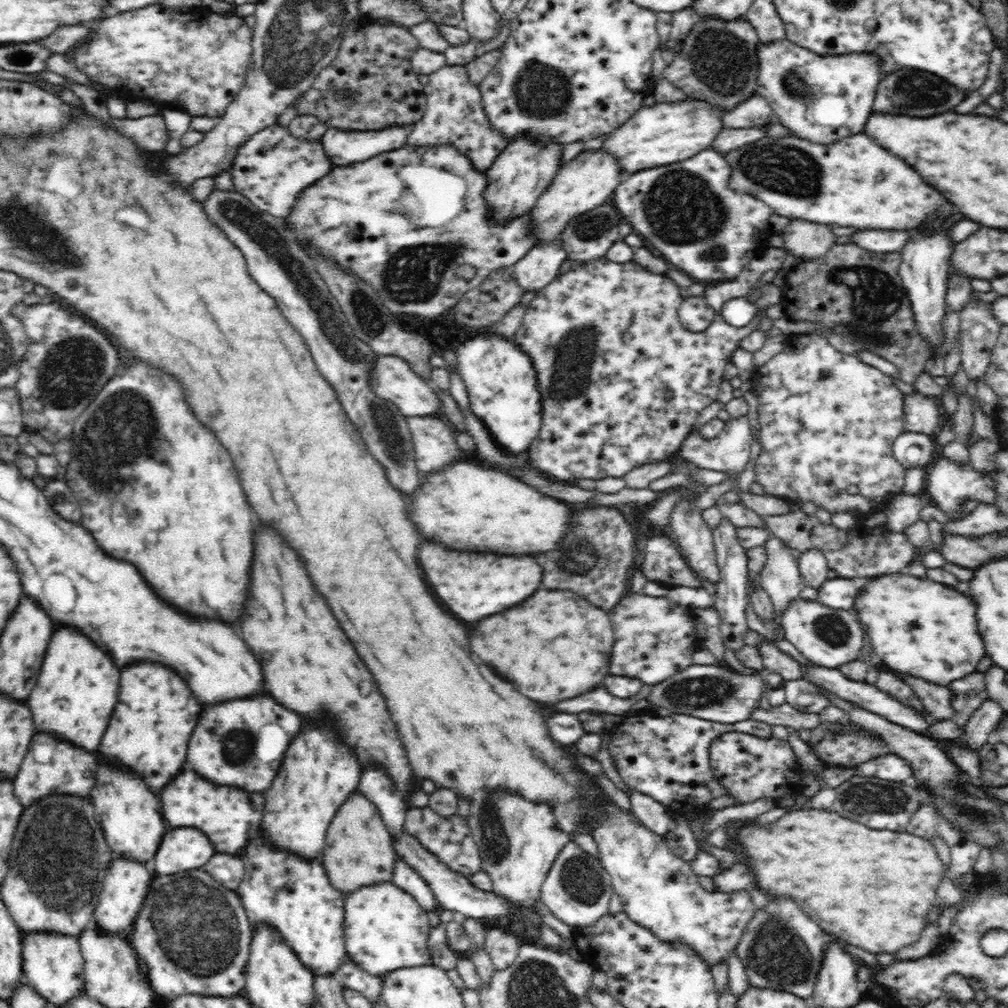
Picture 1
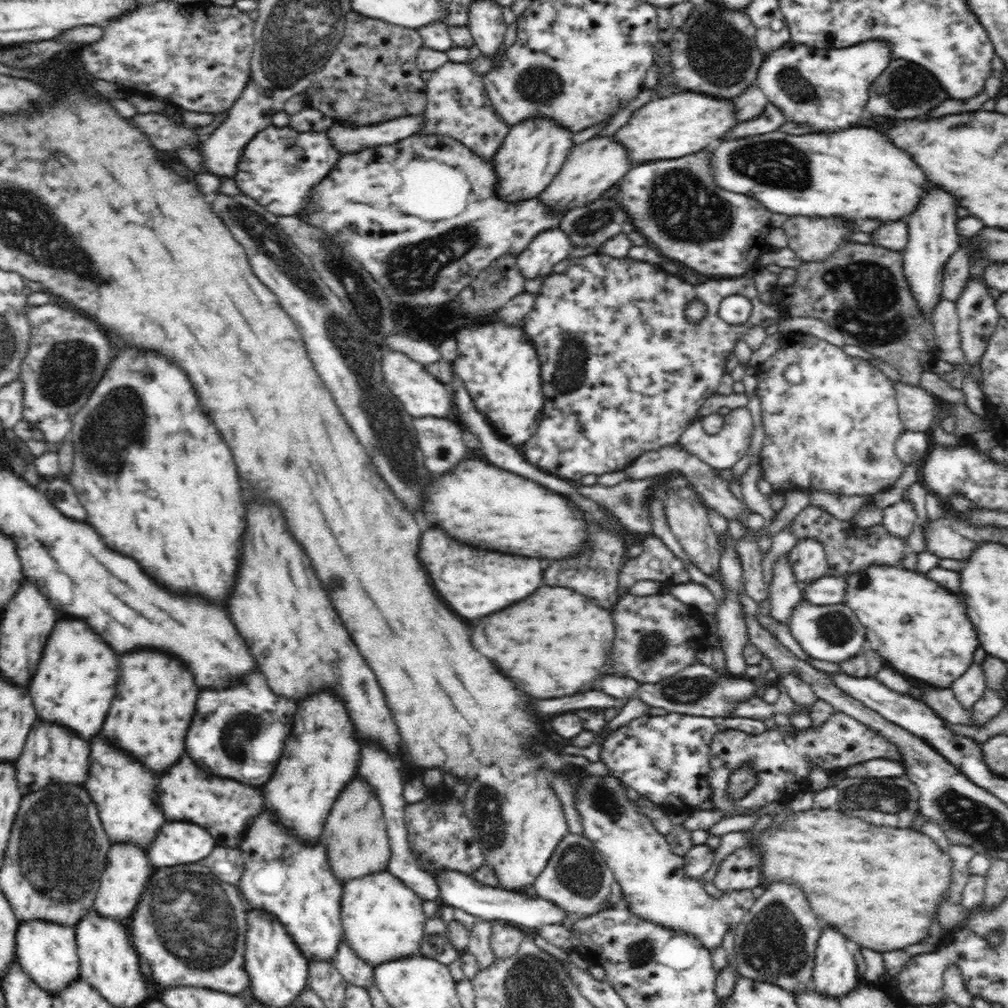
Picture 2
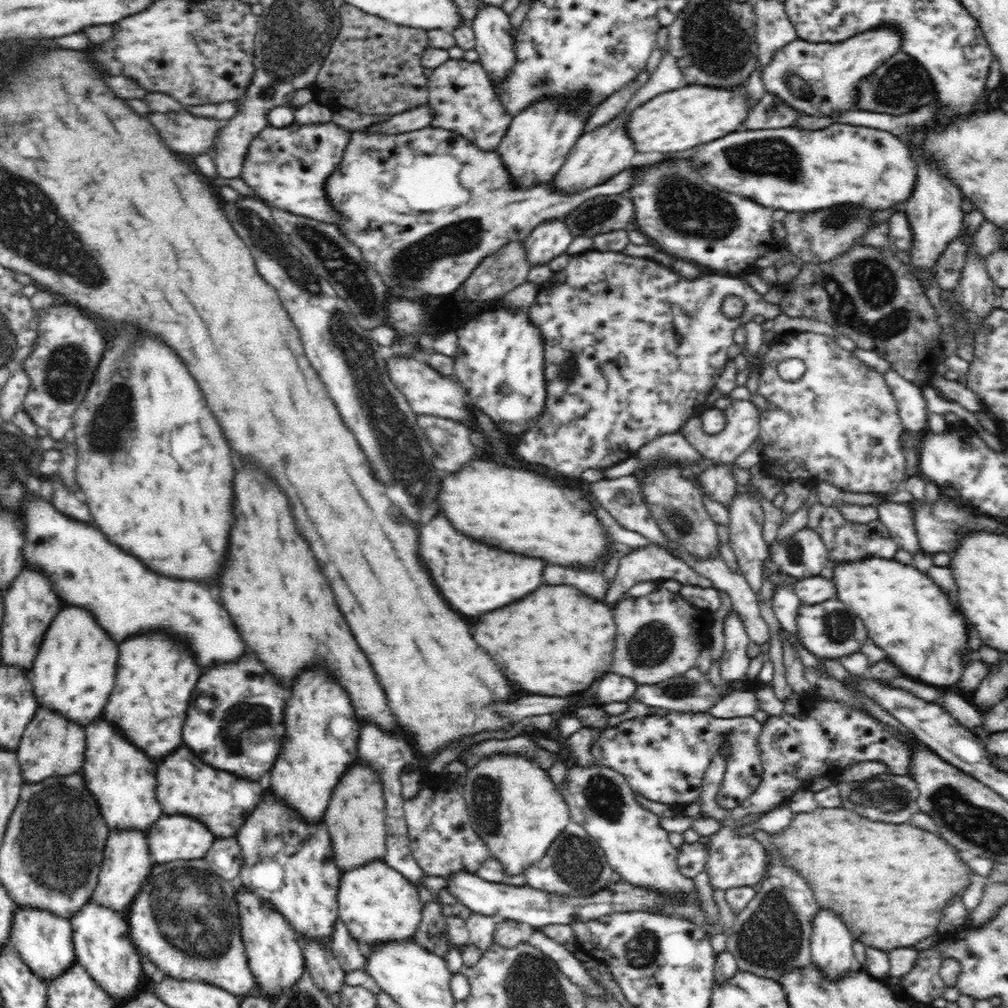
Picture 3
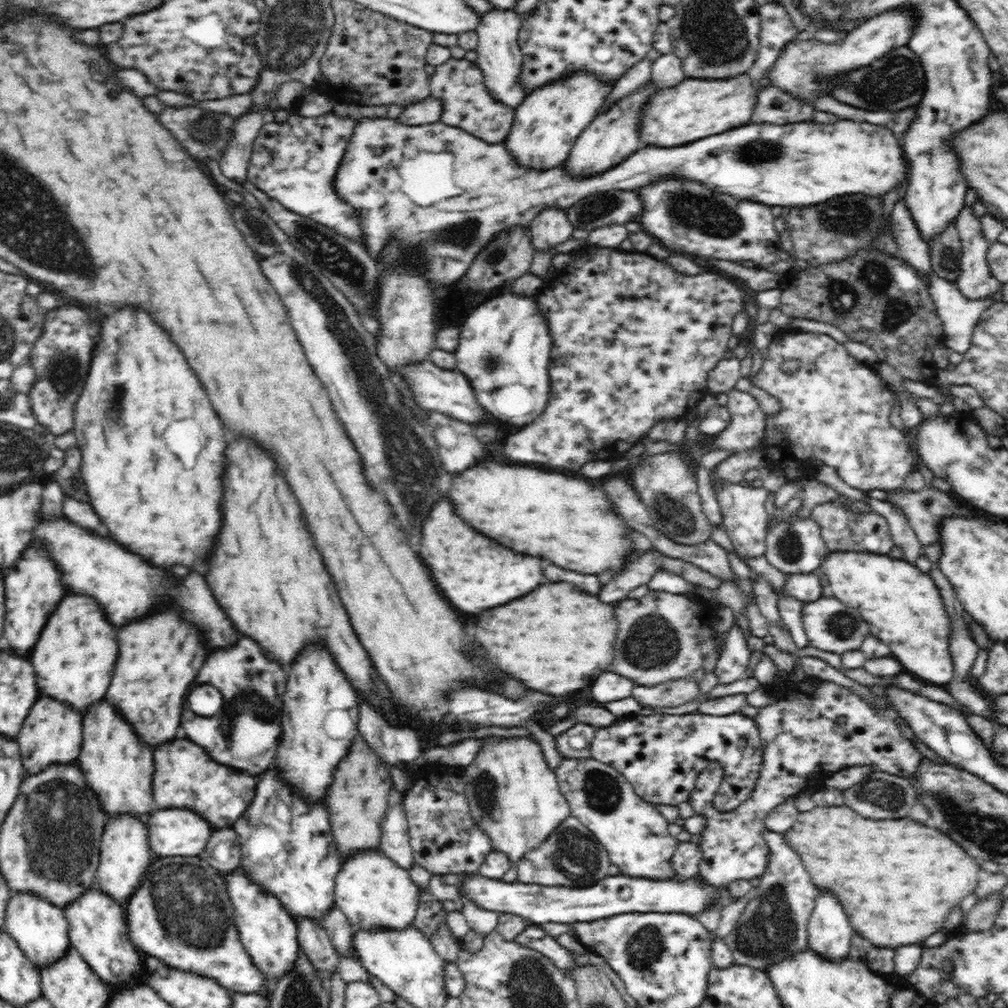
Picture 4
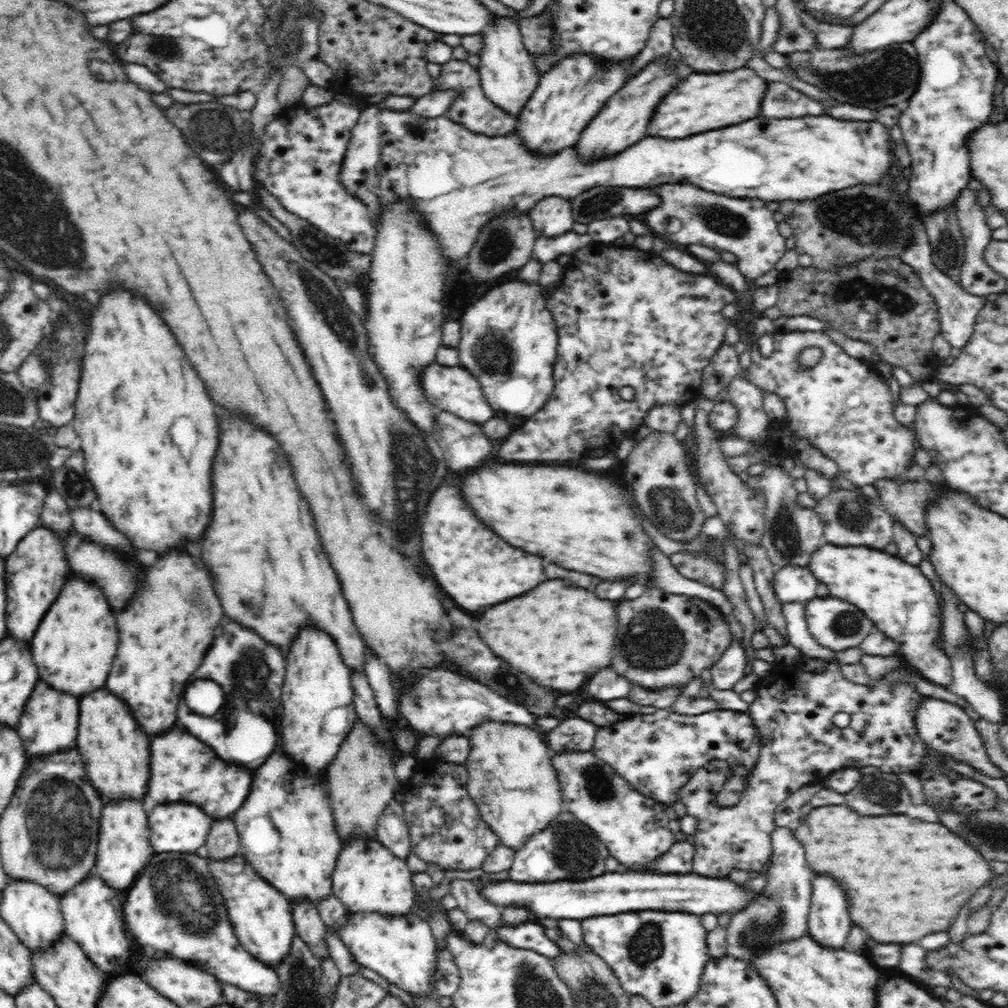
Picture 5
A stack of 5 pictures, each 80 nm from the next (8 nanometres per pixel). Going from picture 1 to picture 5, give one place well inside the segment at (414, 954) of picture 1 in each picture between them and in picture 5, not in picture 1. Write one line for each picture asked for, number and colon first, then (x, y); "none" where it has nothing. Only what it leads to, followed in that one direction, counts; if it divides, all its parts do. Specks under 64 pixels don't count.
2: (382, 919)
3: (377, 904)
4: (373, 892)
5: (368, 878)

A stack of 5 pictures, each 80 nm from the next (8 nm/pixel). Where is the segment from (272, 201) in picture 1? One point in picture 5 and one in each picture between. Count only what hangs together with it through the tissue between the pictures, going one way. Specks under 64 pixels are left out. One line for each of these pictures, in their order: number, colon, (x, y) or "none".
2: (279, 167)
3: (288, 168)
4: (295, 163)
5: (299, 161)

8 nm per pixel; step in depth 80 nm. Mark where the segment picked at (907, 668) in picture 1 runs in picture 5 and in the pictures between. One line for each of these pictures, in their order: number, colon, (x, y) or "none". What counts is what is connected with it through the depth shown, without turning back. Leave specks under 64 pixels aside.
2: (919, 628)
3: (911, 619)
4: (902, 605)
5: (897, 597)

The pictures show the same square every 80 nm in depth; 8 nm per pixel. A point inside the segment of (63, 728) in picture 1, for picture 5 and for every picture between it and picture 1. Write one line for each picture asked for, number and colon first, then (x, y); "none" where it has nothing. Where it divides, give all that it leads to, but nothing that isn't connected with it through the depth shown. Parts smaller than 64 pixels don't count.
2: (75, 681)
3: (73, 674)
4: (73, 660)
5: (74, 646)

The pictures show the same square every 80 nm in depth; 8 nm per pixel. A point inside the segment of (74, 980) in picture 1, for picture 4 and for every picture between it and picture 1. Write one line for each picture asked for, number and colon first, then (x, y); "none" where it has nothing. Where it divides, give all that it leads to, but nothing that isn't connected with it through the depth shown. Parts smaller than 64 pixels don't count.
2: (47, 952)
3: (43, 940)
4: (40, 930)

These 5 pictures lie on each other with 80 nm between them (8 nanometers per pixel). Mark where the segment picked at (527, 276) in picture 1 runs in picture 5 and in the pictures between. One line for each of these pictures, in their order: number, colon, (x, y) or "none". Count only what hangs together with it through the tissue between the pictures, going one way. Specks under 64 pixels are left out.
2: (549, 247)
3: (551, 238)
4: (551, 227)
5: (552, 216)

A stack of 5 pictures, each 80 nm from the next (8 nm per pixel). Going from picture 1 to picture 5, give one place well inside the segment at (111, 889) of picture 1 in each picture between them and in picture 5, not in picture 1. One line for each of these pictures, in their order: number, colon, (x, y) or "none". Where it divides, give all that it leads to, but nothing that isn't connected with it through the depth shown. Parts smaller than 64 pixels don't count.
2: (128, 868)
3: (127, 862)
4: (125, 854)
5: (124, 848)

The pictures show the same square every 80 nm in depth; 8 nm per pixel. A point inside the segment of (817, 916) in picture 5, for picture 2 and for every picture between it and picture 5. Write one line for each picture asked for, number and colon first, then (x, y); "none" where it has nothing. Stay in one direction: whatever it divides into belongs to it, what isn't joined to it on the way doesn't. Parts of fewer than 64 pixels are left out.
2: (834, 975)
3: (831, 944)
4: (829, 932)

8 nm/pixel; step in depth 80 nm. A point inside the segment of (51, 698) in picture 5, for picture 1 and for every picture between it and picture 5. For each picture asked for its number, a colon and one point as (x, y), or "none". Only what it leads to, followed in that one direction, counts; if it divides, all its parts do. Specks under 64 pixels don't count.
1: (51, 766)
2: (52, 754)
3: (50, 745)
4: (52, 732)

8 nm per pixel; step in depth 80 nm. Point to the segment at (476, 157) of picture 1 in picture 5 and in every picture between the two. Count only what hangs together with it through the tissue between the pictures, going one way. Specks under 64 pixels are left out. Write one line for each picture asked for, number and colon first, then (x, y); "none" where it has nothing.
2: (458, 106)
3: (462, 98)
4: (458, 84)
5: (471, 108)

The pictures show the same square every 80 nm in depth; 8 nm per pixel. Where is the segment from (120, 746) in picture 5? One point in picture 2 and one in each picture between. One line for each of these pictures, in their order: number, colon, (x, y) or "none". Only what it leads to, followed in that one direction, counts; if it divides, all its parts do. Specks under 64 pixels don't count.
2: (124, 792)
3: (123, 781)
4: (118, 767)

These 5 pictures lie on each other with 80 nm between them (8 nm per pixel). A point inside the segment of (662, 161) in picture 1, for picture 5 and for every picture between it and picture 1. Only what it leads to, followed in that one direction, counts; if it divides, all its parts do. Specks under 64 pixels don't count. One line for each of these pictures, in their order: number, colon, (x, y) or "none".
2: (686, 123)
3: (674, 122)
4: (697, 107)
5: (700, 102)

